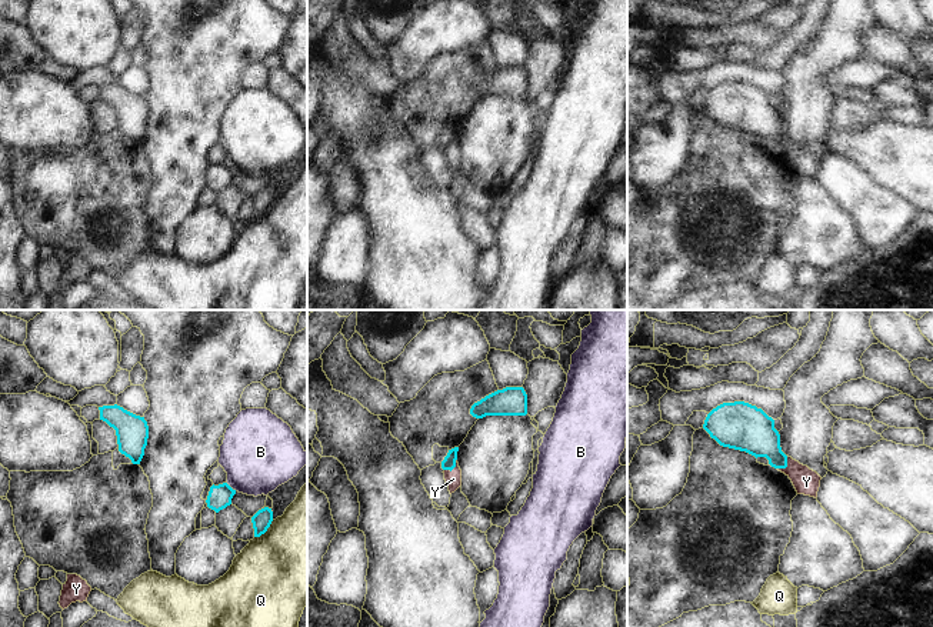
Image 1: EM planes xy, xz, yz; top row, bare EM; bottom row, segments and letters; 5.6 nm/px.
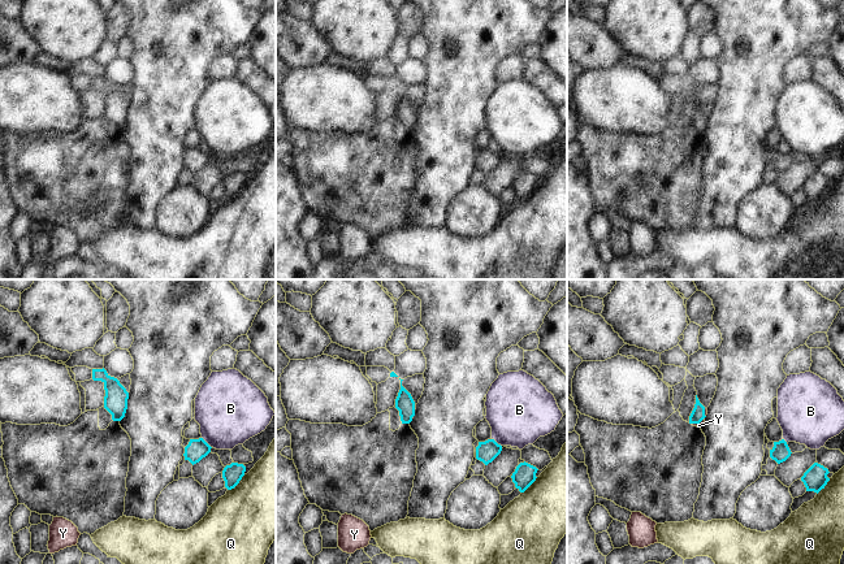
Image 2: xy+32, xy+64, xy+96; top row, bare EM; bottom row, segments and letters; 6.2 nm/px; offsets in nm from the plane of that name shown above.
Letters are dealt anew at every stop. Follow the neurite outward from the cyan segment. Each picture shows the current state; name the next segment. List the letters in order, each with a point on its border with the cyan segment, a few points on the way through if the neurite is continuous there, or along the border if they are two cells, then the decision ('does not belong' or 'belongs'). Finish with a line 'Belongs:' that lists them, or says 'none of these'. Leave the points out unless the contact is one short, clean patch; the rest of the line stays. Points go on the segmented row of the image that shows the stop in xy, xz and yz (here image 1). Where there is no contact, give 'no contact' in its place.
B: contact xy (230, 487); does not belong
Q: contact xy (265, 532); does not belong
Y: contact yz (786, 466); way yz (756, 434), (786, 466), (806, 482); belongs
Belongs: Y

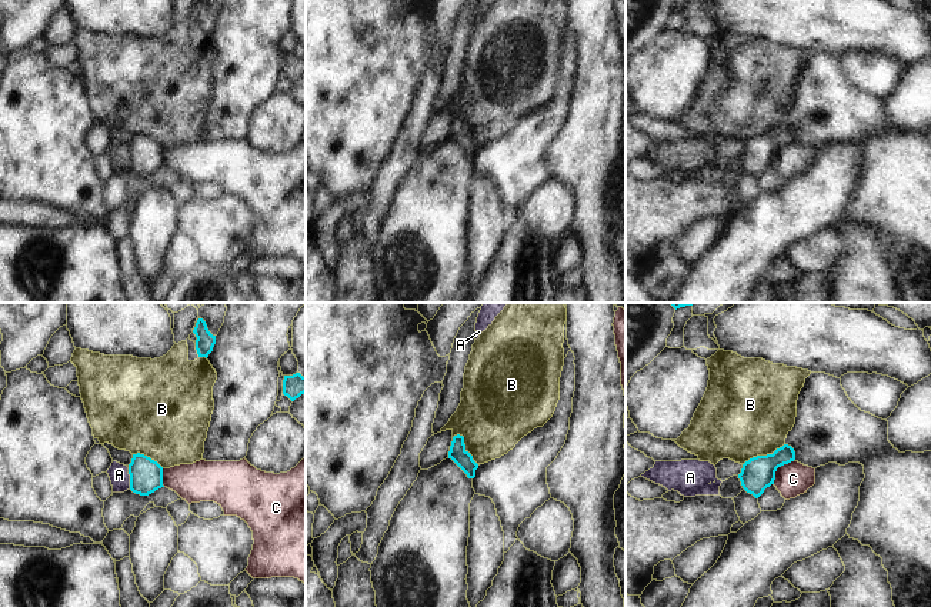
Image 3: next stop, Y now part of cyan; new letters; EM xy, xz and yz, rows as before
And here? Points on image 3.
A: contact xy (130, 479); border xy (127, 467), (130, 489); does not belong
B: contact yz (763, 456); does not belong
C: contact yz (778, 466); does not belong
Belongs: none of these

